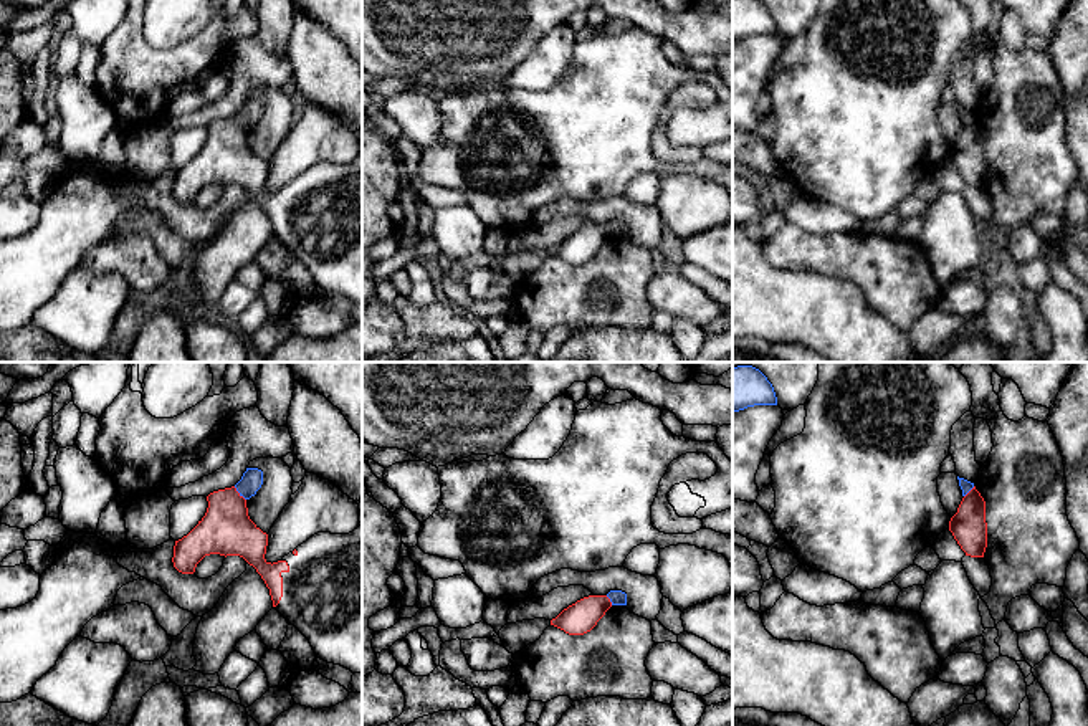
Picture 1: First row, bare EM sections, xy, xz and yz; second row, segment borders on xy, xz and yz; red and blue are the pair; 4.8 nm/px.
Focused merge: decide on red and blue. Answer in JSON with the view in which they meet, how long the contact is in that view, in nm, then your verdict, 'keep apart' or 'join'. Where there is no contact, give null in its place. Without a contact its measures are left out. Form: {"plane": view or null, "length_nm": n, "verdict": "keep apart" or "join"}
{"plane": "xy", "length_nm": 90, "verdict": "keep apart"}

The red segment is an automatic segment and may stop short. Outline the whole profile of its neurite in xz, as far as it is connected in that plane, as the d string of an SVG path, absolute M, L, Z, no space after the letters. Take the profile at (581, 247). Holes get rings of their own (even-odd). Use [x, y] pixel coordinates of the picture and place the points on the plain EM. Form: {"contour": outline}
{"contour": "M589 225L564 238L551 250L551 255L569 265L584 265L597 255L610 236L612 232L607 225Z"}

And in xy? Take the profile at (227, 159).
{"contour": "M235 116L210 122L207 131L205 146L187 165L175 170L174 197L182 203L193 203L205 185L243 187L265 210L273 236L309 270L316 288L341 294L352 303L362 303L362 155L349 164L317 162L281 190L271 193L265 189L268 164L250 149L246 129Z"}

